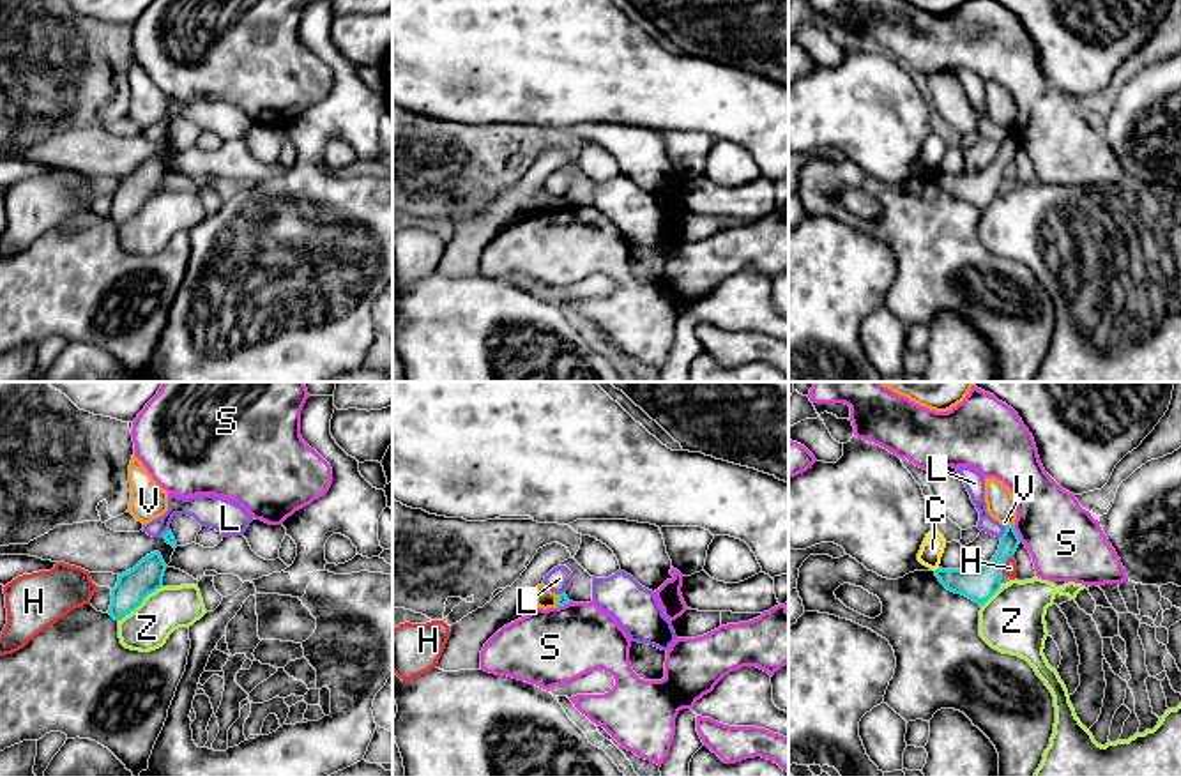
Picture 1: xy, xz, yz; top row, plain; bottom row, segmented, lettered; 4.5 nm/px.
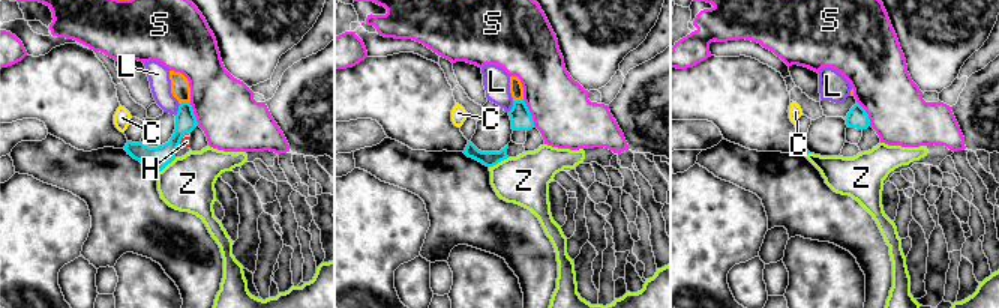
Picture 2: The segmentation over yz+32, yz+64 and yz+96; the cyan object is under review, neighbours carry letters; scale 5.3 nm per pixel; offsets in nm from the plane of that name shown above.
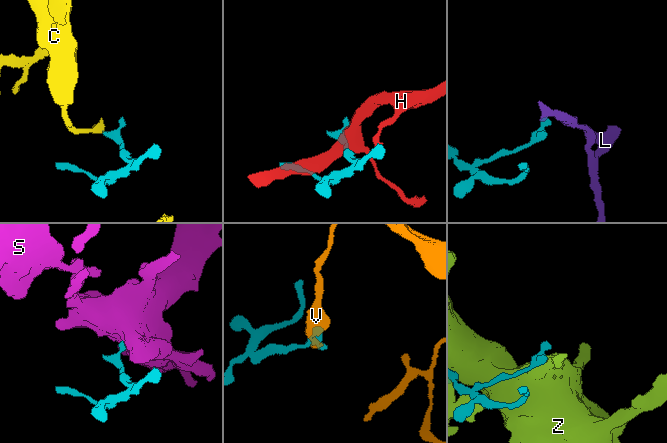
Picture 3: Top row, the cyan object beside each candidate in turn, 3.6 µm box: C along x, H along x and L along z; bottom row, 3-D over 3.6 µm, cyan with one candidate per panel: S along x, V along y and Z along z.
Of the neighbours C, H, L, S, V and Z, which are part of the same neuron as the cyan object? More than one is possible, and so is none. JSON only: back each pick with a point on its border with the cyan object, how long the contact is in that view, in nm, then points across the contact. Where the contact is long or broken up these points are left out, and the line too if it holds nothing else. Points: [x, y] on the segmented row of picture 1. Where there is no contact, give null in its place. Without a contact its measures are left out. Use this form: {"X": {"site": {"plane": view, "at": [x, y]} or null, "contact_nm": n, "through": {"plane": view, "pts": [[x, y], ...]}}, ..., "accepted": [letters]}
{"accepted": []}

